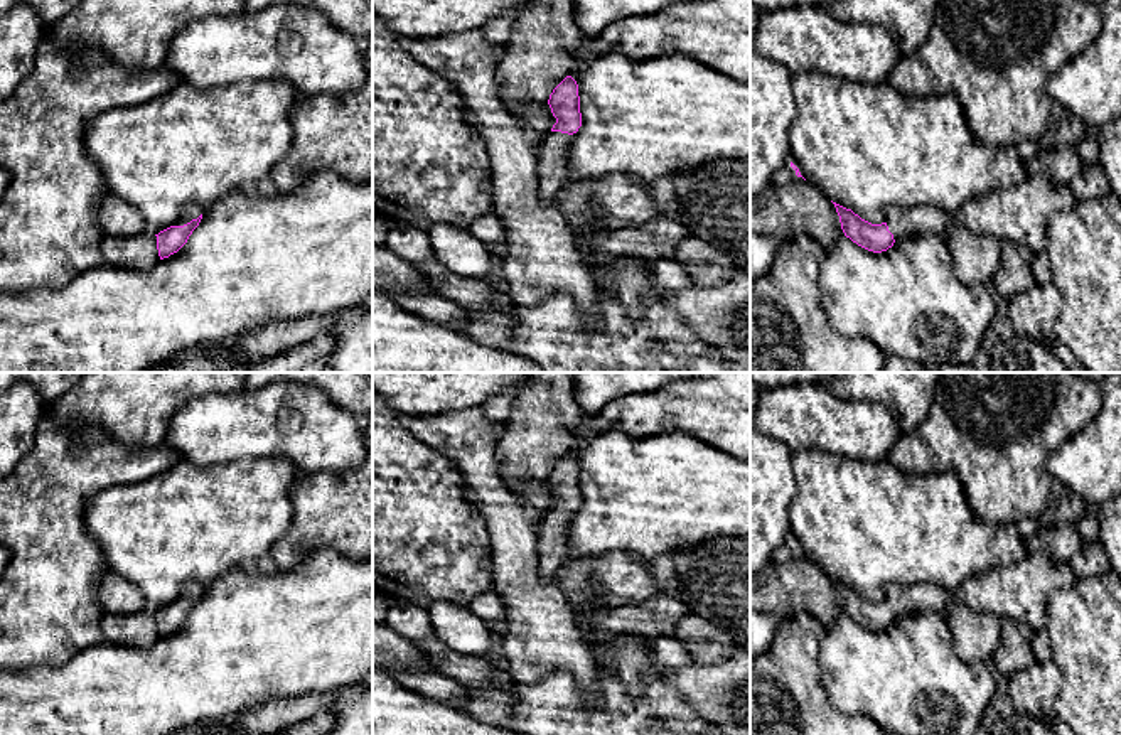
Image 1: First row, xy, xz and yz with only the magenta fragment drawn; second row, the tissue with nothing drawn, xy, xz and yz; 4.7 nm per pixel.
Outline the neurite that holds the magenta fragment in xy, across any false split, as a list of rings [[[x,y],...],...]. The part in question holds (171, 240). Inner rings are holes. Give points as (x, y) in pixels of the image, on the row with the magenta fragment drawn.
[[[194,204],[184,206],[177,223],[155,234],[160,260],[177,253],[187,243],[189,236],[201,223],[202,212],[204,209]]]

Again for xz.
[[[566,76],[550,94],[548,105],[556,123],[536,148],[538,196],[543,202],[553,202],[568,182],[571,135],[582,126],[577,81]]]

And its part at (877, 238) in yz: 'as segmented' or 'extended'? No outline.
extended

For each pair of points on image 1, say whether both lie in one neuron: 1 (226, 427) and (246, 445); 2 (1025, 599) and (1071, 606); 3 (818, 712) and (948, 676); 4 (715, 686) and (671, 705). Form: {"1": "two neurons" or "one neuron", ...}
{"1": "one neuron", "2": "two neurons", "3": "two neurons", "4": "two neurons"}

